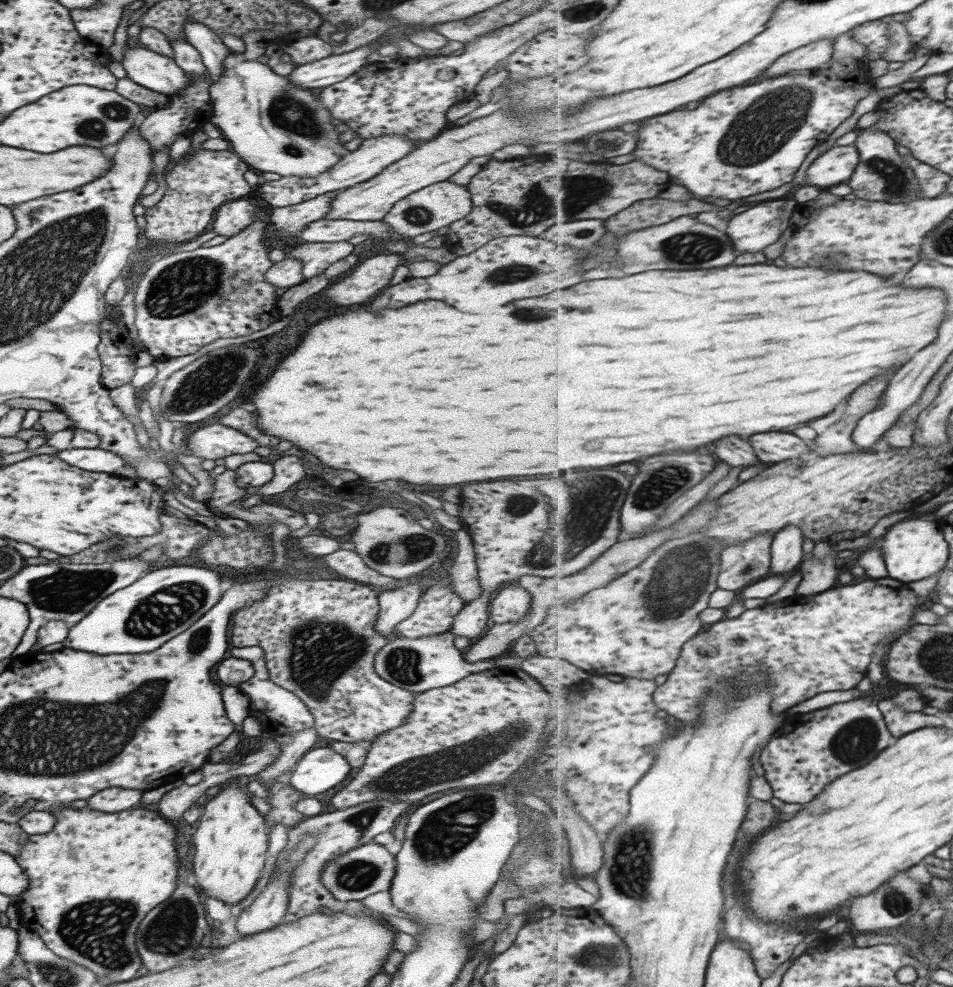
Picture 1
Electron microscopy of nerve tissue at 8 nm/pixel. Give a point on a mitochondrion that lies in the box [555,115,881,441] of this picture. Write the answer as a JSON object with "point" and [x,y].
{"point":[688,249]}

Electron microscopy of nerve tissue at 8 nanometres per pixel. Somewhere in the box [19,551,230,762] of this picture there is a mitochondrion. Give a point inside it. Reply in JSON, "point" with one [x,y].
{"point":[151,610]}

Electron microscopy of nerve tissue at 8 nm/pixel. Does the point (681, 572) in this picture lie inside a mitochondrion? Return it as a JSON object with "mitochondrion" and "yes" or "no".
{"mitochondrion":"yes"}

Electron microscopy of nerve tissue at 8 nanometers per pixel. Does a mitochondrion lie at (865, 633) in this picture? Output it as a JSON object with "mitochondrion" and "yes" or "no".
{"mitochondrion":"no"}

